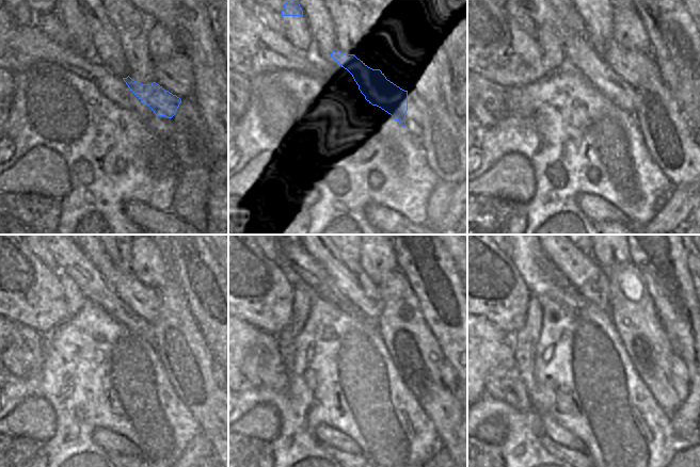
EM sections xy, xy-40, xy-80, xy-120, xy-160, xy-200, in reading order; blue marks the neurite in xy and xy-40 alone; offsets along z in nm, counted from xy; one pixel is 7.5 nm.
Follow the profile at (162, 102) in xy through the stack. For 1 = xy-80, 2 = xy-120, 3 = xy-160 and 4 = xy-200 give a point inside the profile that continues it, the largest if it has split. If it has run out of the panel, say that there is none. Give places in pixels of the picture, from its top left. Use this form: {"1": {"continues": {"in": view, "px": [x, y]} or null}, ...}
{"1": {"continues": {"in": "xy-80", "px": [578, 51]}}, "2": {"continues": {"in": "xy-120", "px": [65, 256]}}, "3": {"continues": {"in": "xy-160", "px": [308, 269]}}, "4": {"continues": {"in": "xy-200", "px": [549, 268]}}}

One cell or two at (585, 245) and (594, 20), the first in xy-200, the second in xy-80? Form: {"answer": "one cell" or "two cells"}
{"answer": "one cell"}

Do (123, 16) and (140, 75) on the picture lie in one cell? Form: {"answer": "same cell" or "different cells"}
{"answer": "same cell"}

